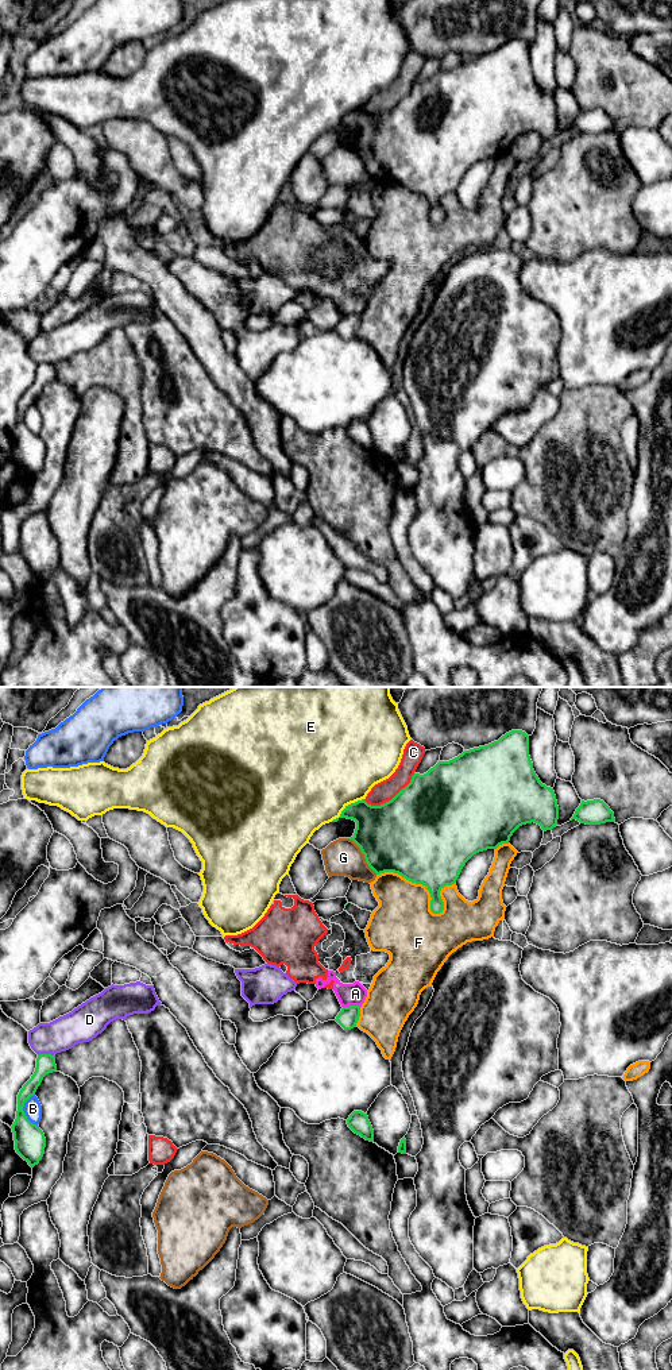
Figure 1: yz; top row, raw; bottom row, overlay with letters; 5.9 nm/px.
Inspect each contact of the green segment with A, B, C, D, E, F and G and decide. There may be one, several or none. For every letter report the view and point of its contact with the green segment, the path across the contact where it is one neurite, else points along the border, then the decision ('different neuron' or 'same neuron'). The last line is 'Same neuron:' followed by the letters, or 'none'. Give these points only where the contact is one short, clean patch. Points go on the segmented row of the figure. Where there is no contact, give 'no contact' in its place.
A: yz (351, 1006) | along yz (359, 1006), (343, 1007) | different neuron
B: yz (23, 1111) | different neuron
C: yz (392, 799) | different neuron
D: yz (46, 1054) | different neuron
E: yz (346, 807) | different neuron
F: yz (431, 896) | different neuron
G: yz (365, 856) | different neuron
Same neuron: none

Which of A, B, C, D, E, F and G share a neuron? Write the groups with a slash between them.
A C / B / D / E / F / G

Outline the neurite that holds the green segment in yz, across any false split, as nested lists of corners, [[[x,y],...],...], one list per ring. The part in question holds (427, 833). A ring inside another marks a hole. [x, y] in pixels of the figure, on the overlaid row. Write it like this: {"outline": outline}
{"outline": [[[511,730],[488,745],[464,750],[449,761],[439,761],[426,773],[414,773],[410,783],[391,800],[371,806],[364,799],[345,806],[339,818],[356,822],[352,840],[364,854],[366,862],[376,873],[394,872],[406,880],[422,884],[430,894],[430,911],[440,914],[444,902],[440,891],[456,883],[466,862],[476,853],[509,844],[522,825],[537,823],[544,831],[557,825],[559,806],[553,788],[542,784],[529,756],[529,736]]]}

